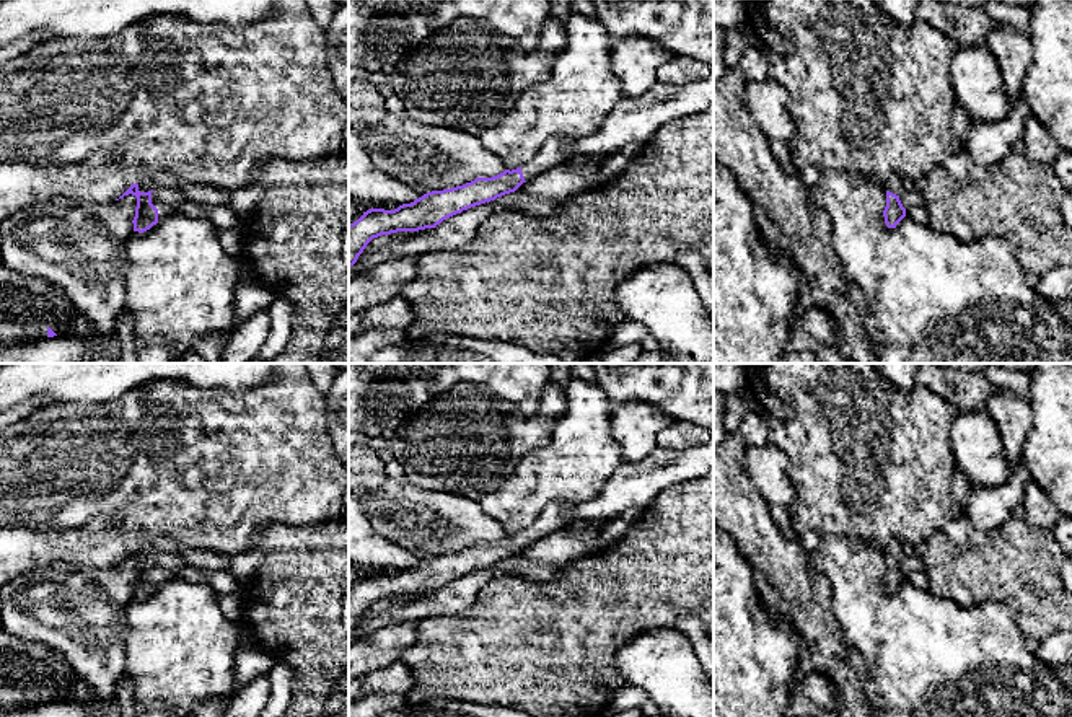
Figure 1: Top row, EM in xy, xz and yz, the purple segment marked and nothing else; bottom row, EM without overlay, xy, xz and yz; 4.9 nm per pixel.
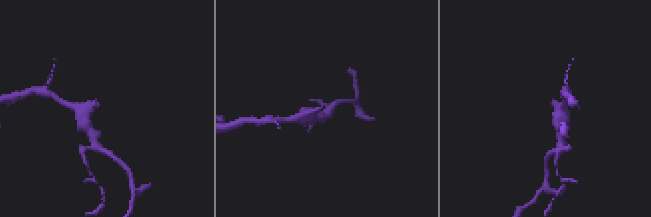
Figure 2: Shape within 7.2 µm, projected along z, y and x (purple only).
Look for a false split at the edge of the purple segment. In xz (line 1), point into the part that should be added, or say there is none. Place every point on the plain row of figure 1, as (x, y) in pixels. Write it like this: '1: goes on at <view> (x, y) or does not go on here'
1: goes on at xz (632, 484)

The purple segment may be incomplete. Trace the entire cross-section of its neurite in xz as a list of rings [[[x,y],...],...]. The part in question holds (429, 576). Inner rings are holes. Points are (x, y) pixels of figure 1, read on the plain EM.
[[[714,437],[704,445],[686,450],[657,446],[640,461],[622,461],[591,500],[549,504],[534,523],[516,534],[427,557],[394,575],[371,572],[357,587],[349,588],[349,632],[357,627],[373,603],[435,593],[463,575],[515,557],[523,548],[556,531],[569,530],[578,521],[613,520],[629,507],[648,507],[660,492],[712,471]]]

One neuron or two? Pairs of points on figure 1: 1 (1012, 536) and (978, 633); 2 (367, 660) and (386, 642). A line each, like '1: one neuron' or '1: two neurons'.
1: two neurons
2: one neuron

